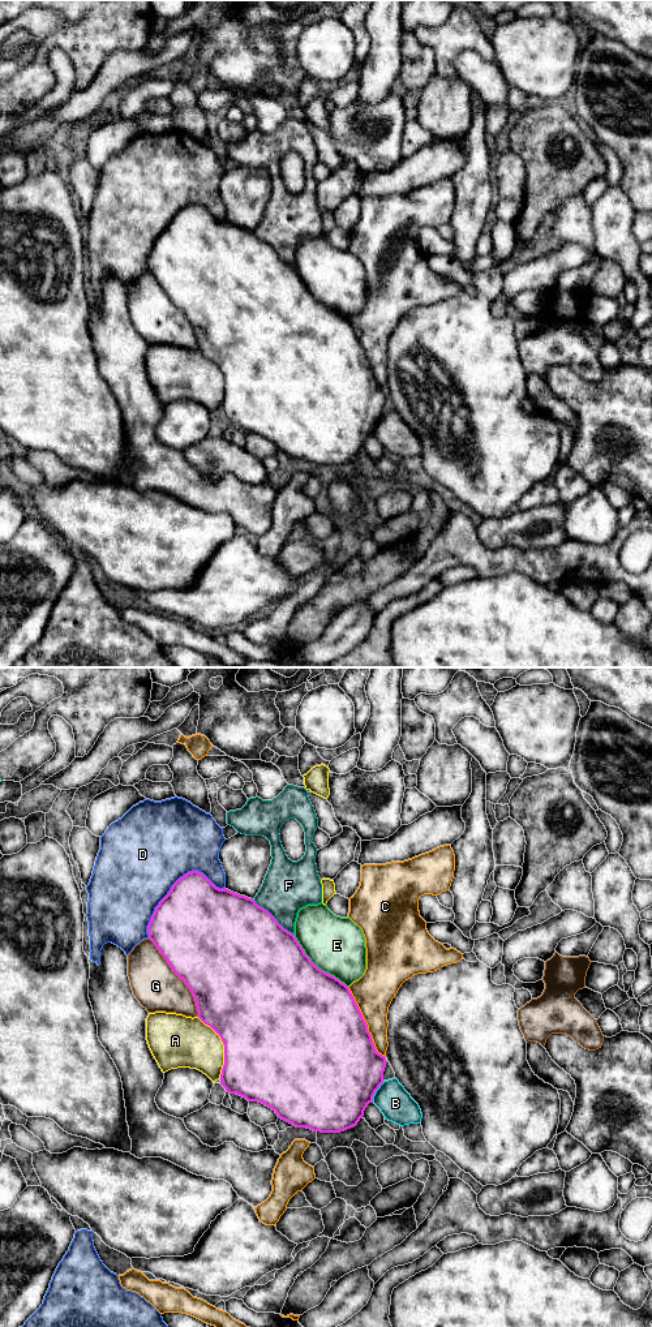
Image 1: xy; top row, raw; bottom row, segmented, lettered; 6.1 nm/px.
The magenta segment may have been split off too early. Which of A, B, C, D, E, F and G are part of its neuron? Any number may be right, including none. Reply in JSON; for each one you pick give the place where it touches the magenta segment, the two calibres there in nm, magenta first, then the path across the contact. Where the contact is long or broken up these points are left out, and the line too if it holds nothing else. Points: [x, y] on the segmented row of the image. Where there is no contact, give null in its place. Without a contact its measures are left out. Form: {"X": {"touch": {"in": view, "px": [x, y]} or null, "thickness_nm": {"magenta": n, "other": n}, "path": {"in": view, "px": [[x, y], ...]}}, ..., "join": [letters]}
{"E": {"touch": {"in": "xy", "px": [316, 966]}, "thickness_nm": {"magenta": 500, "other": 360}}, "join": ["E"]}

